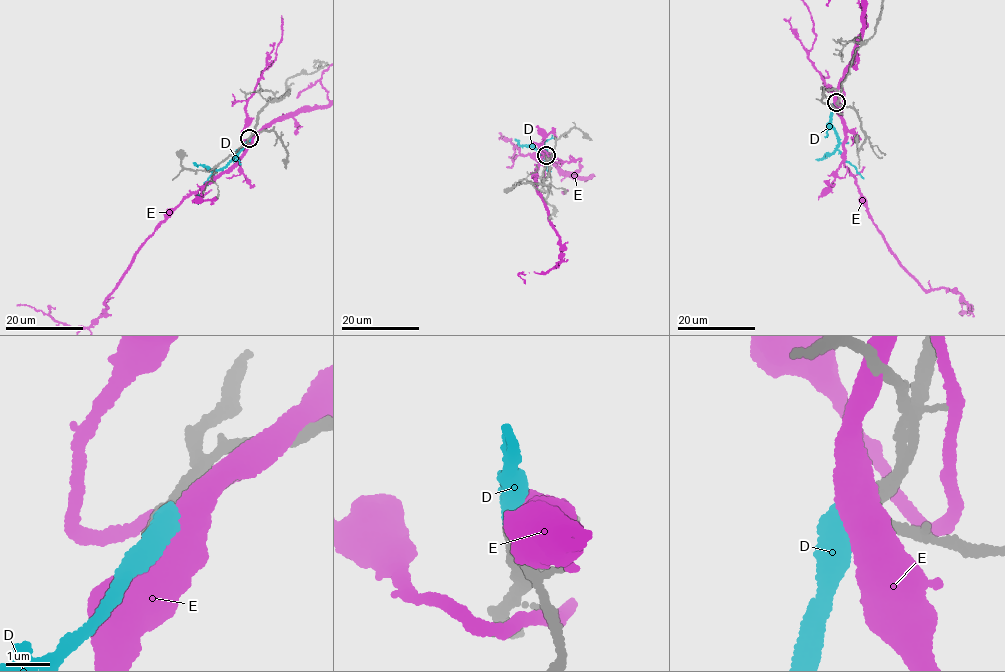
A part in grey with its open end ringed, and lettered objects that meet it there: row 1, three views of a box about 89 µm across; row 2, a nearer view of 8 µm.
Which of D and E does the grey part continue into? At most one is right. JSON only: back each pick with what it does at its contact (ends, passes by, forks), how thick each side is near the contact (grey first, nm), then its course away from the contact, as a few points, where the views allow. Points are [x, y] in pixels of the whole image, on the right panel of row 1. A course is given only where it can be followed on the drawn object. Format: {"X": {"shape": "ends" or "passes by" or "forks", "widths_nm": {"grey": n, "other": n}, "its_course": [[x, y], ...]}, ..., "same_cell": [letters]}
{"D": {"shape": "ends", "widths_nm": {"grey": 280, "other": 440}, "its_course": [[836, 102], [830, 120], [838, 150], [863, 178]]}, "same_cell": ["D"]}

